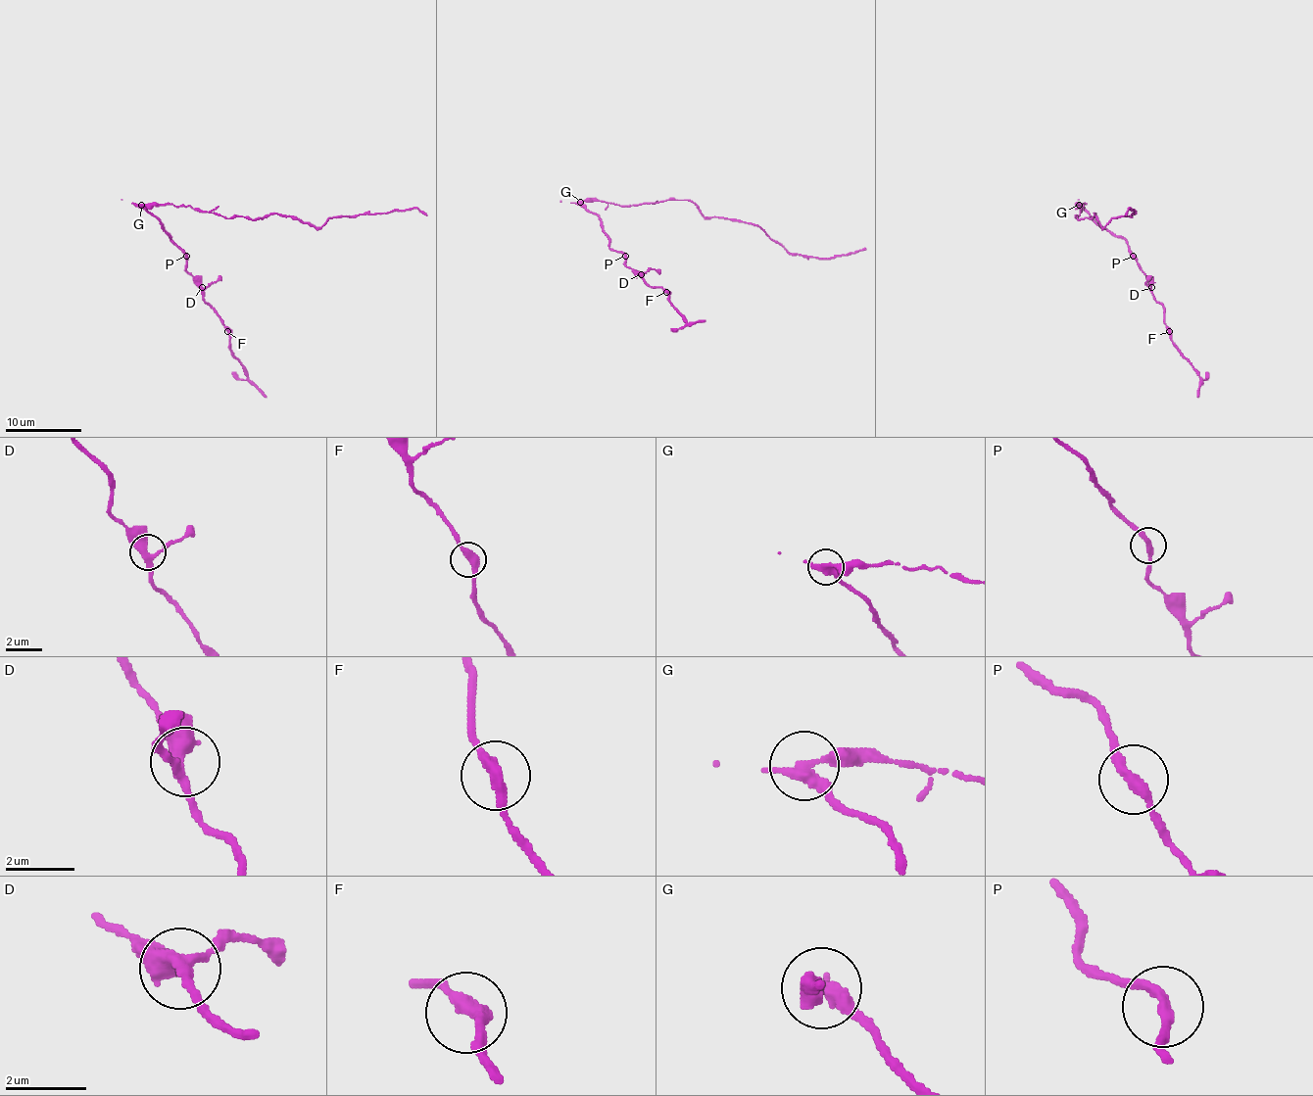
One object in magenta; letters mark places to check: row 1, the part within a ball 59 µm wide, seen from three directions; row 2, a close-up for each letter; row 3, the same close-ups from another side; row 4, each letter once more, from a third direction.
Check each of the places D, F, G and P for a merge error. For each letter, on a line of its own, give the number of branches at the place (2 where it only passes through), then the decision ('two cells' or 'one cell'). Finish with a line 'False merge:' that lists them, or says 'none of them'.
D: 3 branches meet; one cell
F: 2 branches meet; one cell
G: 2 branches meet; two cells
P: 2 branches meet; one cell
False merge: G

